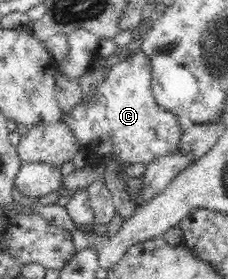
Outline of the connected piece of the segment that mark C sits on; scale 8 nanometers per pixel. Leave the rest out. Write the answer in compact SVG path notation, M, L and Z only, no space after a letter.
M141 50L121 59L108 71L107 80L103 80L95 88L95 102L93 104L88 104L82 99L73 110L65 113L65 118L63 118L65 127L73 133L73 137L79 143L79 150L86 153L86 158L90 158L91 163L95 160L101 161L107 156L107 158L117 158L123 164L122 166L137 164L137 162L146 165L154 158L179 151L179 142L183 136L179 117L159 107L152 92L152 80L153 64L151 64L151 59Z

